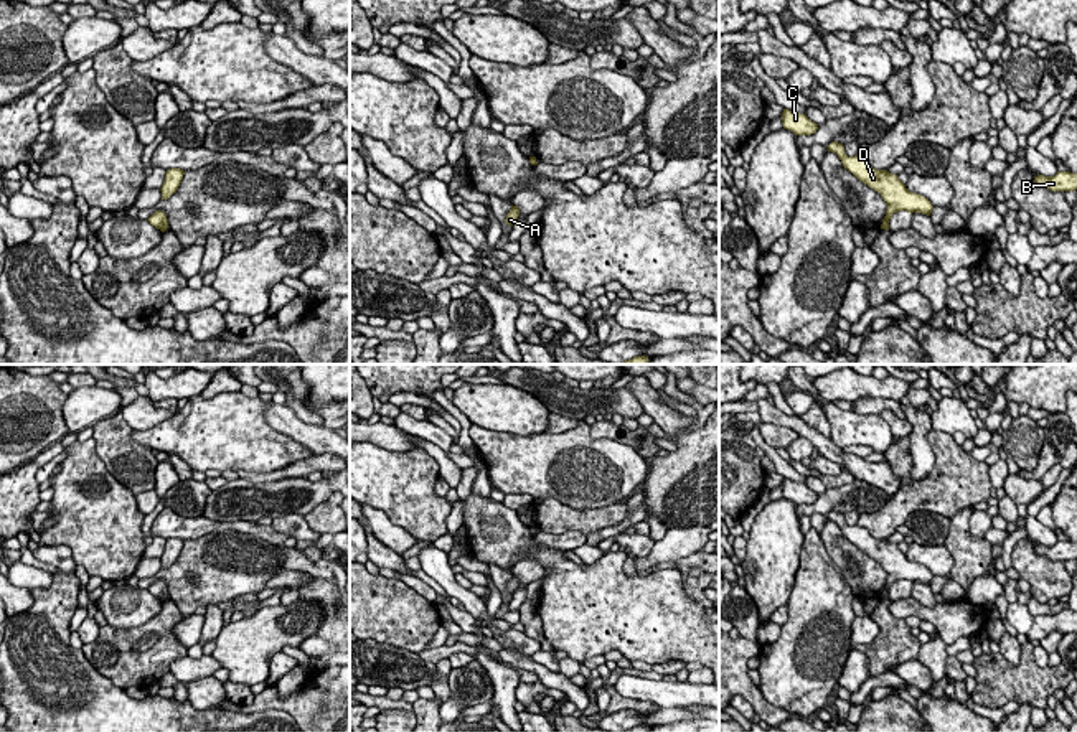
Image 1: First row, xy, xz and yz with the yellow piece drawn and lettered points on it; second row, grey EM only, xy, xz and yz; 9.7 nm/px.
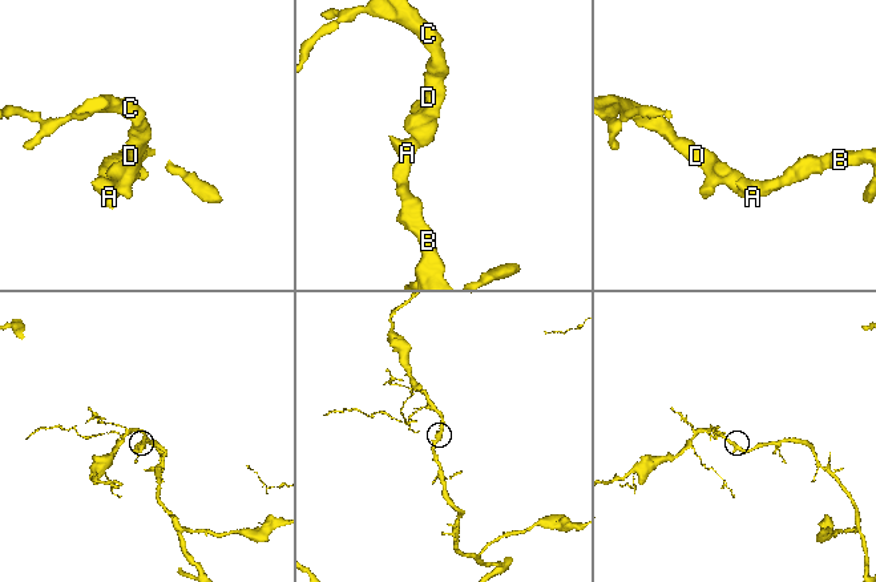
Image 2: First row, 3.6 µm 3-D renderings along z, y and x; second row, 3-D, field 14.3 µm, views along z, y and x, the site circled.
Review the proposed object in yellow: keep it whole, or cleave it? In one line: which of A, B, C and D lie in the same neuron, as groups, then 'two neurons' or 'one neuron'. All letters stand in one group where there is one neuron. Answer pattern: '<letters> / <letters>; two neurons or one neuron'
A B C D; one neuron

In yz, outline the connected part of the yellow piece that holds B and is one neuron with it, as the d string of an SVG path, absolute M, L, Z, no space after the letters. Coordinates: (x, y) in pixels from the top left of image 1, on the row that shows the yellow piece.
M1057 171L1054 176L1037 175L1034 176L1034 183L1051 191L1075 191L1077 173Z

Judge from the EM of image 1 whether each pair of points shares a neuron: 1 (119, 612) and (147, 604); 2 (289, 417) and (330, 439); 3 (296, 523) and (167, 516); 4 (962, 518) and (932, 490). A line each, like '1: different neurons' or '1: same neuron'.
1: same neuron
2: same neuron
3: different neurons
4: different neurons

